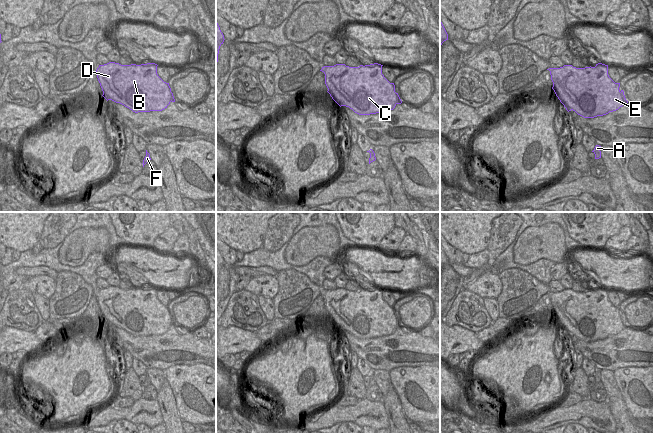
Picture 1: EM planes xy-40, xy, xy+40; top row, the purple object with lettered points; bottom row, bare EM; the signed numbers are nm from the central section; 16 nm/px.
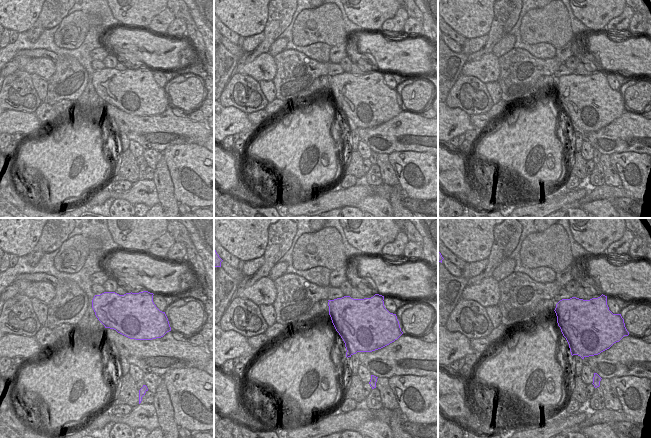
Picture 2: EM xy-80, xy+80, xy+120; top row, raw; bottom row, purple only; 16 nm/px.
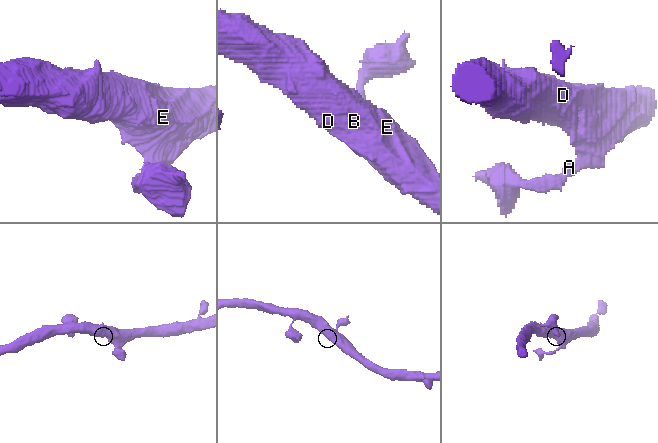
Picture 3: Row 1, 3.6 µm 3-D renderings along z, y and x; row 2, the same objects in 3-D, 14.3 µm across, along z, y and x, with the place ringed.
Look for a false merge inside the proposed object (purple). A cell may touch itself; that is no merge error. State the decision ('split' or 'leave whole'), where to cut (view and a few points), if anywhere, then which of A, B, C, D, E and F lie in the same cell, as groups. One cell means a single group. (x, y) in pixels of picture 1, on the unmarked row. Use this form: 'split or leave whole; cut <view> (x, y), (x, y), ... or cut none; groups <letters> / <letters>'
leave whole; cut none; groups A B C D E F

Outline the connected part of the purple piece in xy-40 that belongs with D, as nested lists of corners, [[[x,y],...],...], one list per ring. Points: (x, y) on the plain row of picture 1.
[[[109,286],[99,289],[97,302],[103,321],[135,337],[162,335],[175,326],[169,307],[157,298],[157,288],[121,289]]]

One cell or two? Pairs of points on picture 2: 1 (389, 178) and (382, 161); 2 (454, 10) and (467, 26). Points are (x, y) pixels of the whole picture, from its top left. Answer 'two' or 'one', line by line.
1: one
2: one

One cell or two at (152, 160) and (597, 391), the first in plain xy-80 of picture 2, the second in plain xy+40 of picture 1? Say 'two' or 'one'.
two

